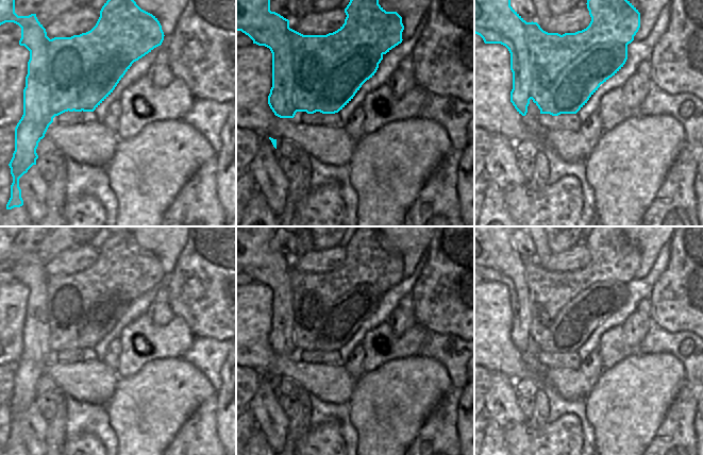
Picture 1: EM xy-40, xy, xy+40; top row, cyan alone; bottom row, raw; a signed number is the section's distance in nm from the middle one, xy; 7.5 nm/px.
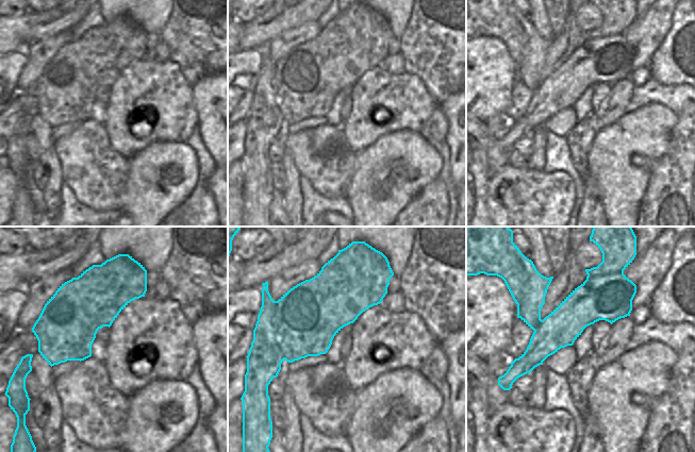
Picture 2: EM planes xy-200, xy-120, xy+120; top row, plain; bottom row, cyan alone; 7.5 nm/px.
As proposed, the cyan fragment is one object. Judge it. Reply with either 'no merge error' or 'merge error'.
merge error

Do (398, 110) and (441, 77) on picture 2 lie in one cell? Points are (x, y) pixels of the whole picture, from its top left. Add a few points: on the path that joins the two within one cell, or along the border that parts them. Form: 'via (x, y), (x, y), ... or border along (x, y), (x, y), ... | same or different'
border along (407, 71), (414, 74), (423, 83), (437, 105) | different

